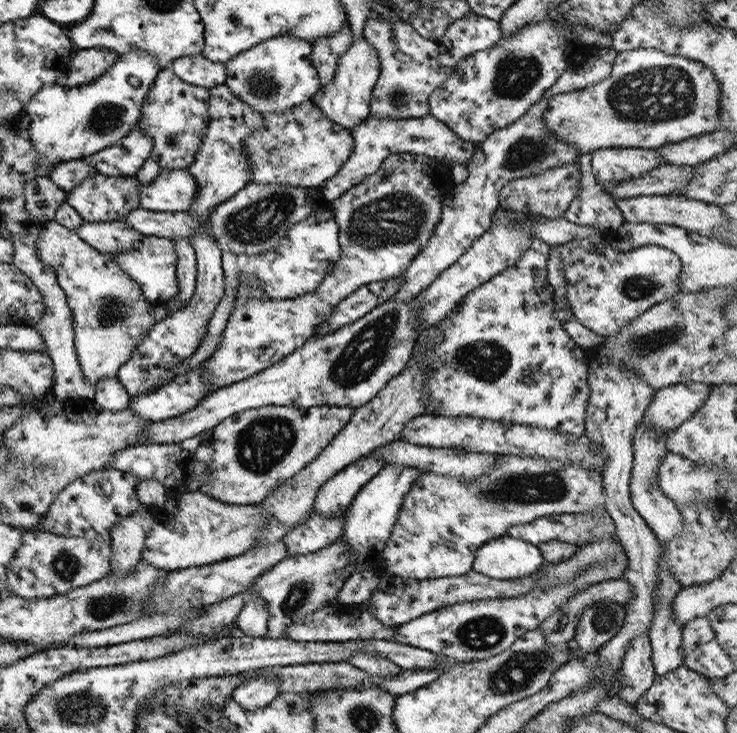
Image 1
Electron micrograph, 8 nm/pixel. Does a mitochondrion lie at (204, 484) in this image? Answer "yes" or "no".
no

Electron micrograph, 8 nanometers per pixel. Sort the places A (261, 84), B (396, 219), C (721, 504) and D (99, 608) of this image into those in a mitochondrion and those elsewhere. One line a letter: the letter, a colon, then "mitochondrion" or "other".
A: mitochondrion
B: mitochondrion
C: other
D: mitochondrion

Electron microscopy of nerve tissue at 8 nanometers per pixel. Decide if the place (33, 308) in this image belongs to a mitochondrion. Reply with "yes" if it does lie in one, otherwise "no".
no

